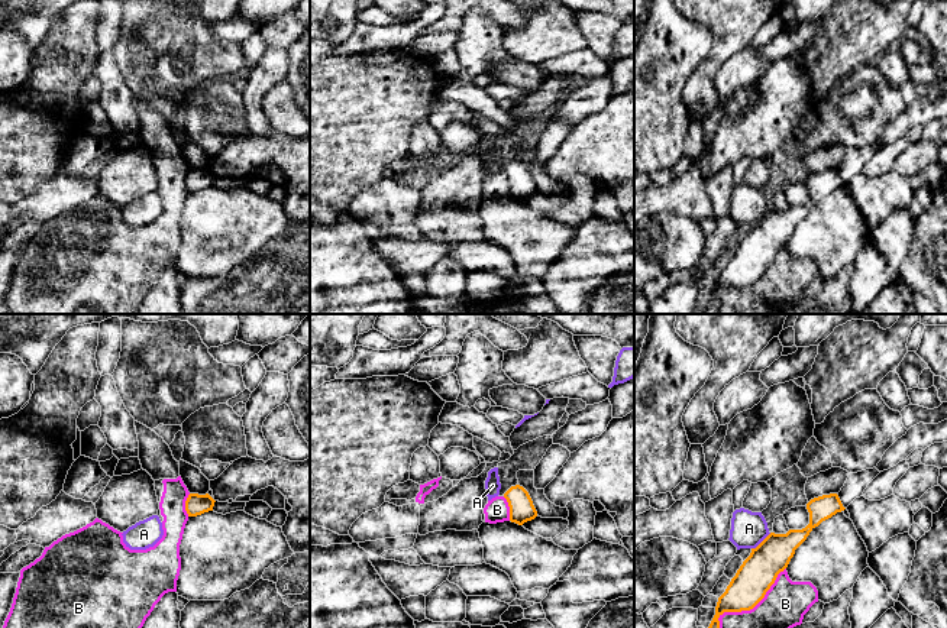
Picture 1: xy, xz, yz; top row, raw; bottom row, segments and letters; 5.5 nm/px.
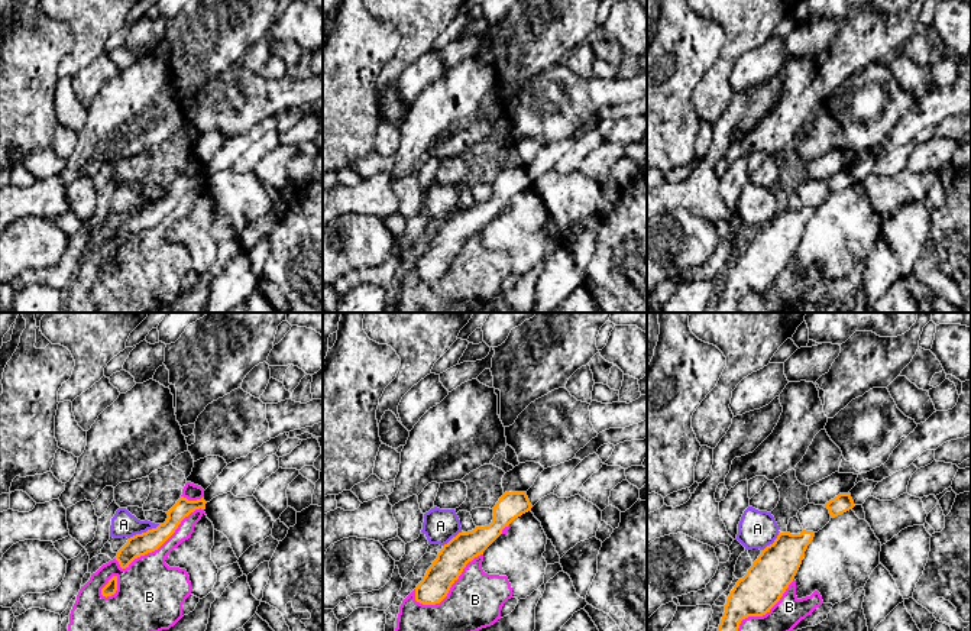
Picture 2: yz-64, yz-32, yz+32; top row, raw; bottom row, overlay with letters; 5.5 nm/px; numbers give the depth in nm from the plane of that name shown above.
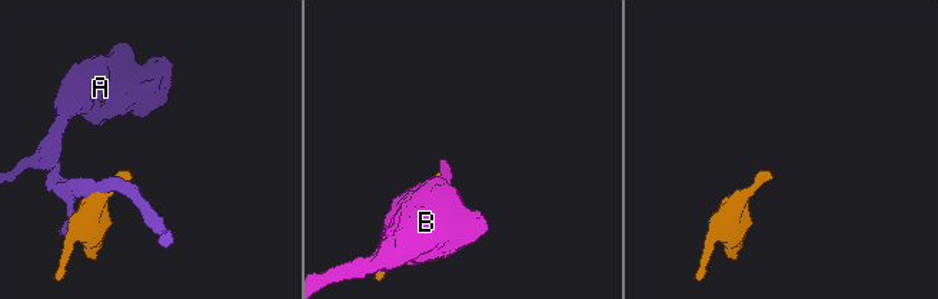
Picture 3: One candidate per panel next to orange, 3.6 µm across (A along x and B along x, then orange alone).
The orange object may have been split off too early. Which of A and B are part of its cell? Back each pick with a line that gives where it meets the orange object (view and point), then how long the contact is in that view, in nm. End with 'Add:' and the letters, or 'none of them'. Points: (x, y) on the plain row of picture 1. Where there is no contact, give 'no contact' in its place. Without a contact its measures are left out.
Add: none of them

